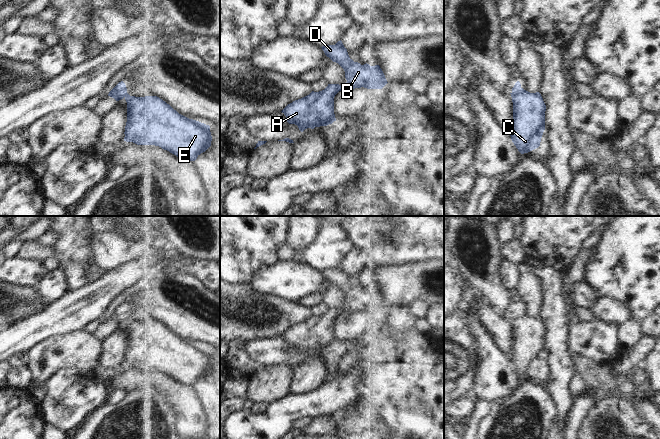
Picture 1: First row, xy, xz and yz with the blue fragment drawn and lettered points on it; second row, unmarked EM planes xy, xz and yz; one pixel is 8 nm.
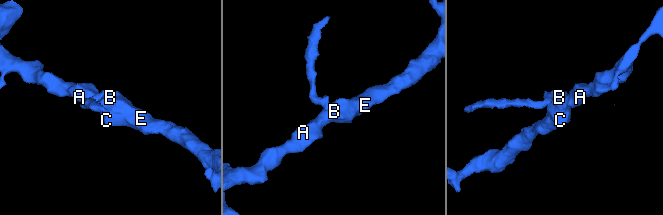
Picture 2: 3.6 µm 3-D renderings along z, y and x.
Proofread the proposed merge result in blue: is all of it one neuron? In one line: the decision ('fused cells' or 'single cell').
fused cells

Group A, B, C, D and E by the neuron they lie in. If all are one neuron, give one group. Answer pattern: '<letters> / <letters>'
A B C E / D

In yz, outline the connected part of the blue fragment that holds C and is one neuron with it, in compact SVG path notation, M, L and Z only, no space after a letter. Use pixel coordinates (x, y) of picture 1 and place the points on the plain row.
M523 312L511 318L513 346L509 358L521 378L540 370L545 354L546 329L539 316L530 317Z

